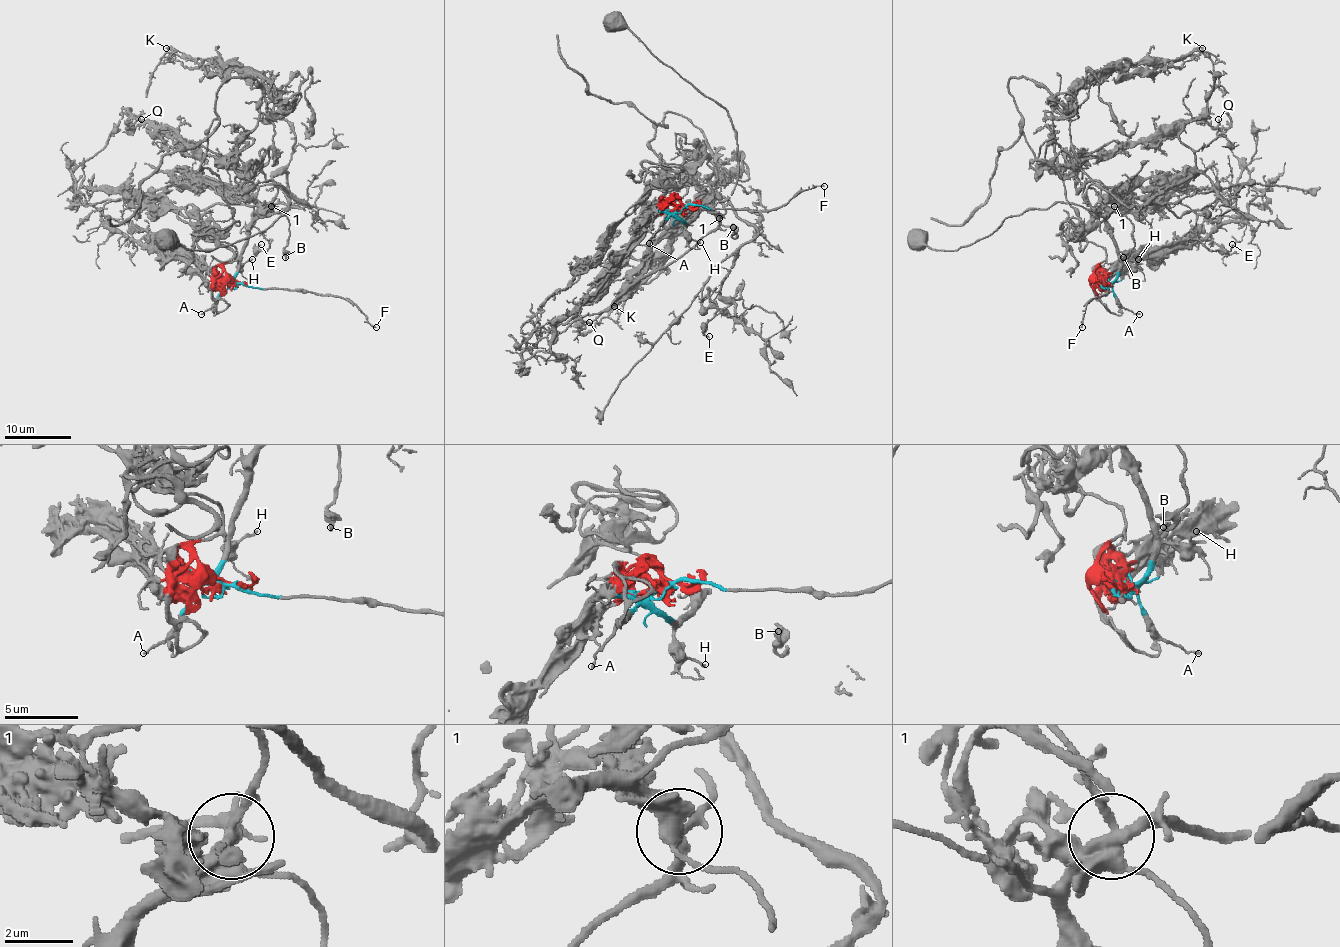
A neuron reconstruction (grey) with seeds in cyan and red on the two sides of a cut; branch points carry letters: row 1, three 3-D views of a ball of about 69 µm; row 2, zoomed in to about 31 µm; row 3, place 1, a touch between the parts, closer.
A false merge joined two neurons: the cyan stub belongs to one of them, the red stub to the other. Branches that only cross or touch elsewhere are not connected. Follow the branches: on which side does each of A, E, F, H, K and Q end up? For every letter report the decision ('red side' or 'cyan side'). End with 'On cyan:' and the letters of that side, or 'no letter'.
A: cyan side
E: red side
F: cyan side
H: cyan side
K: red side
Q: red side
On cyan: A, F, H

